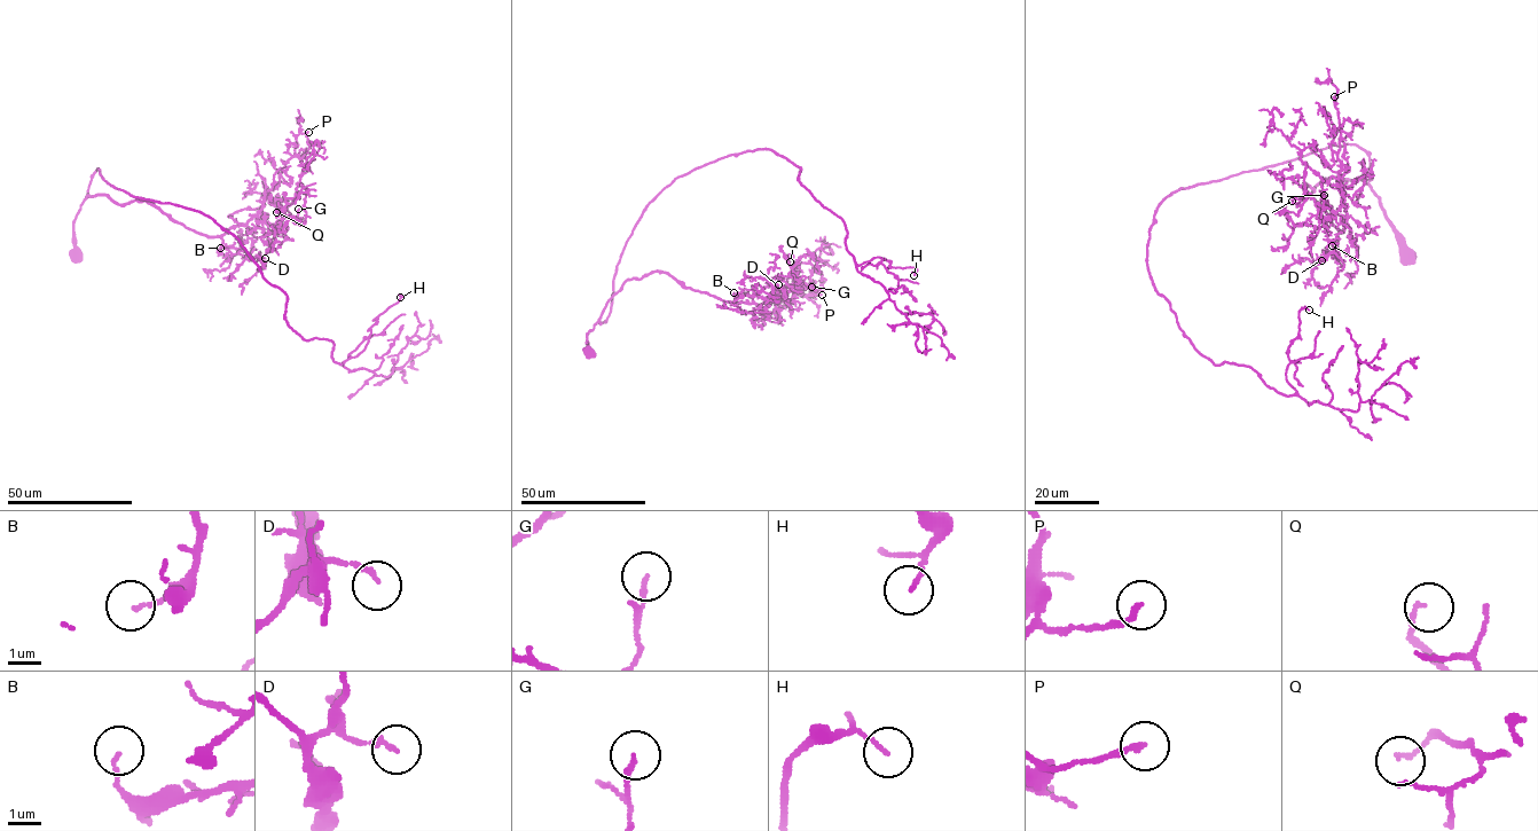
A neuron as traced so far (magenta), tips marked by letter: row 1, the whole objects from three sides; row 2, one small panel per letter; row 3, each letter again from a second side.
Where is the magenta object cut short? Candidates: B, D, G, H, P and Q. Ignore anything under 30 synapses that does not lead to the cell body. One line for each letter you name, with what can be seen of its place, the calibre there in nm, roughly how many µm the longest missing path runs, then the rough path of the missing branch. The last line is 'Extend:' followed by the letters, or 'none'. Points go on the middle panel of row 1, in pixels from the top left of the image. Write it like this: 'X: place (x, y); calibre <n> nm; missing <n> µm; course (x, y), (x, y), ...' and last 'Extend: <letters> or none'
Extend: none

